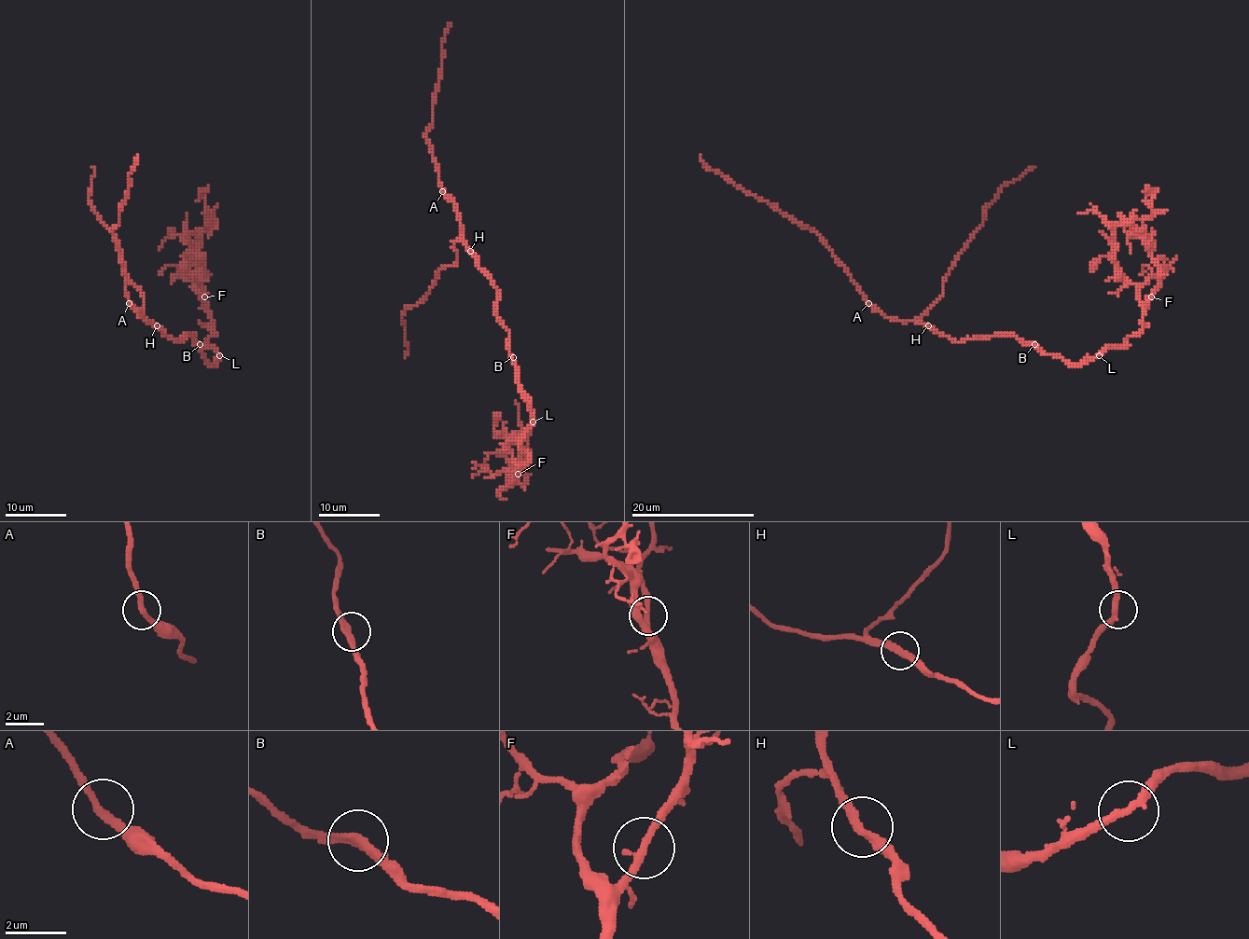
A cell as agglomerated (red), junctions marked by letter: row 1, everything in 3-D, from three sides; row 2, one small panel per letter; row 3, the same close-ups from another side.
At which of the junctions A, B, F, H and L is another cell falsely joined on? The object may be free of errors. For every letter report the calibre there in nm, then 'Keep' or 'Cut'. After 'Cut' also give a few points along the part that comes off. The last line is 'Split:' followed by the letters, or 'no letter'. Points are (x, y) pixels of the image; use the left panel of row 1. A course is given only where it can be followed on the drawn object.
A: Thickness 260 nm. Keep
B: Thickness 280 nm. Keep
F: Thickness 260 nm. Keep
H: Thickness 280 nm. Keep
L: Thickness 260 nm. Keep
Split: no letter

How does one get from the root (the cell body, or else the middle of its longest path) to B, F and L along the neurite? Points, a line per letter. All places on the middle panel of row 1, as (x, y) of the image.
B: (498, 315), (508, 332), (508, 352), (513, 357)
F: (498, 315), (508, 332), (518, 386), (532, 414), (532, 424), (520, 445), (530, 460), (518, 474)
L: (498, 315), (508, 332), (508, 352), (516, 367), (518, 386), (529, 402), (533, 421)

